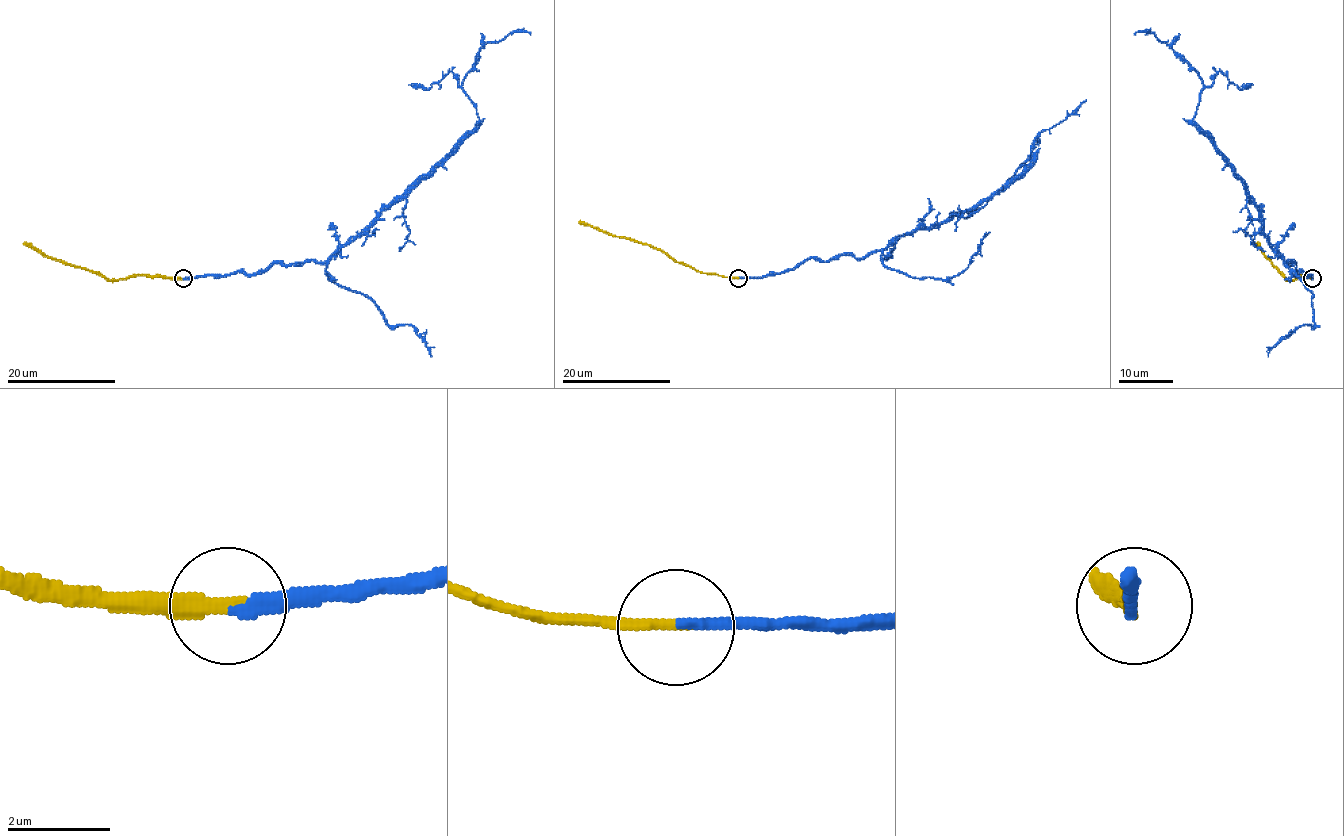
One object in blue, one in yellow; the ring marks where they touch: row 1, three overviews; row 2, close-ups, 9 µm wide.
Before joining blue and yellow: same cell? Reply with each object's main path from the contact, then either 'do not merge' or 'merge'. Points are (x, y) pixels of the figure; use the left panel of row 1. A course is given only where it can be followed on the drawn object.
blue runs (183, 278), (327, 262), (479, 121), (461, 86), (478, 52), (514, 32), (530, 35); yellow runs (183, 278), (145, 275), (107, 279), (92, 271), (47, 258), (23, 243); merge

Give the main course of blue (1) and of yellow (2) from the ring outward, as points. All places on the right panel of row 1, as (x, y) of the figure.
1: (1311, 278), (1292, 273), (1294, 263), (1271, 247), (1242, 181), (1194, 121), (1200, 76), (1150, 32), (1134, 35)
2: (1313, 278), (1307, 275), (1287, 279), (1256, 243)

